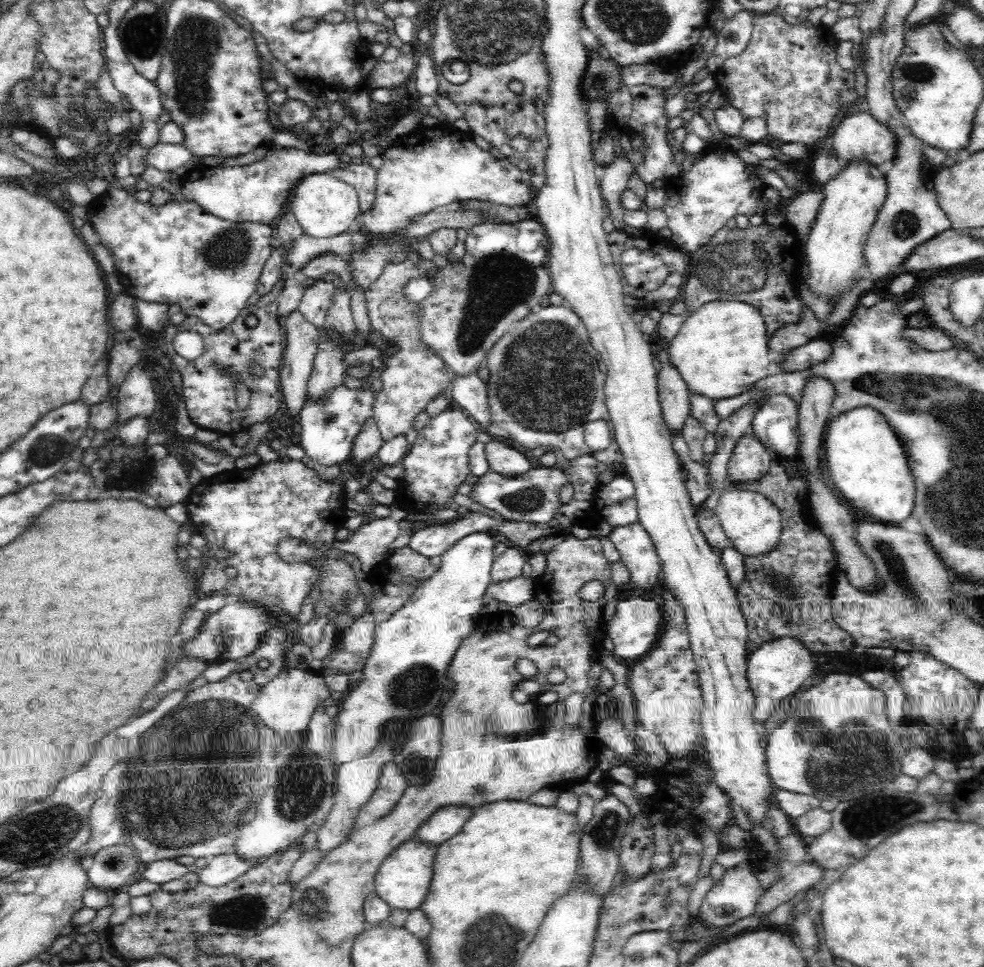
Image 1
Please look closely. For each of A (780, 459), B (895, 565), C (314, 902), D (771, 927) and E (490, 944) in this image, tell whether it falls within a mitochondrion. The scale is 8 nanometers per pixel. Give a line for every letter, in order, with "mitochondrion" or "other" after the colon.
A: other
B: mitochondrion
C: mitochondrion
D: other
E: mitochondrion

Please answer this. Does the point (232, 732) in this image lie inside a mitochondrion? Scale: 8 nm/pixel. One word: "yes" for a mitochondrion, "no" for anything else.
yes

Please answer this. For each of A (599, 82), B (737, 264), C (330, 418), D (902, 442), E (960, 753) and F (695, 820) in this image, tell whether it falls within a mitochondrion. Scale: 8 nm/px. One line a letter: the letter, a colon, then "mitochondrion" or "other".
A: mitochondrion
B: mitochondrion
C: mitochondrion
D: other
E: other
F: other

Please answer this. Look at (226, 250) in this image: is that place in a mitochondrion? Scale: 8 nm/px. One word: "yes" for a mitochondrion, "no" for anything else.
yes

